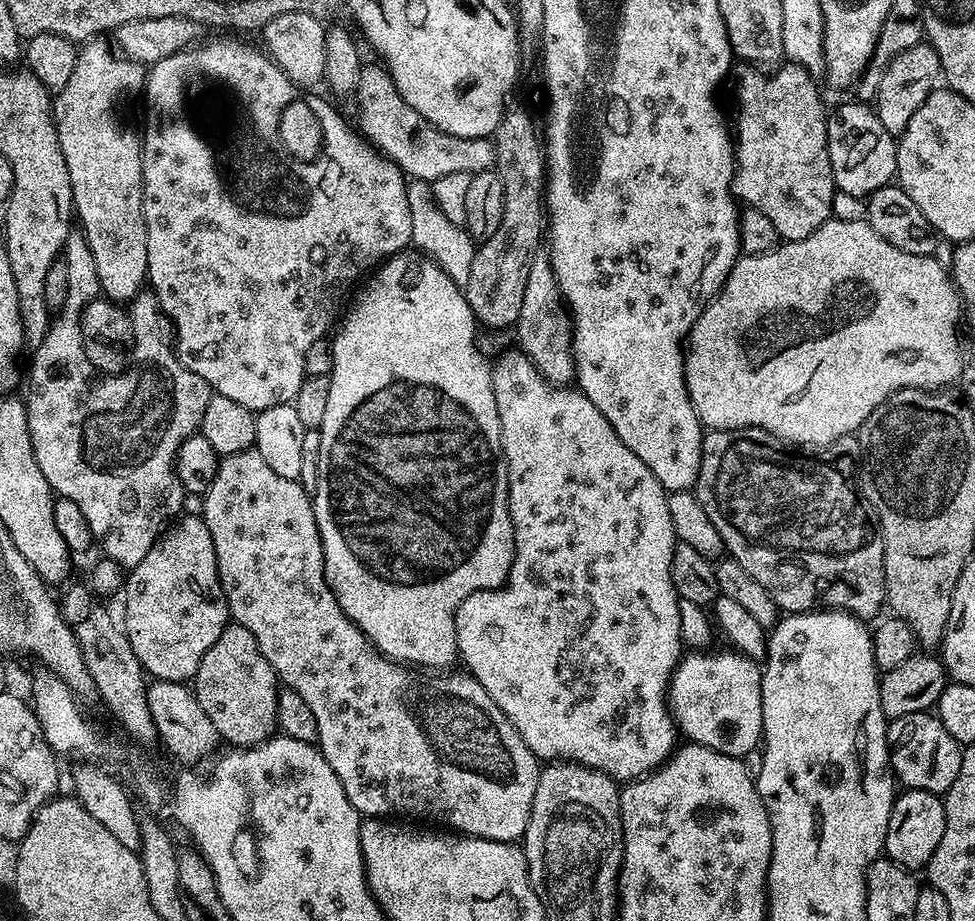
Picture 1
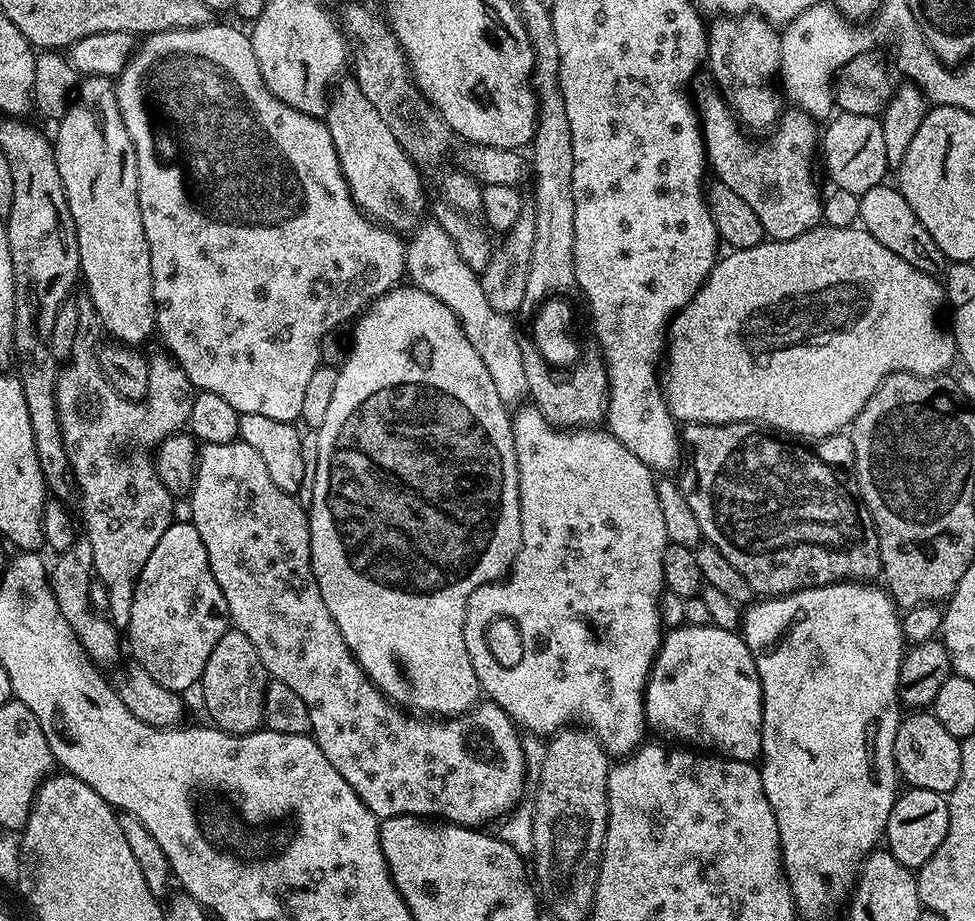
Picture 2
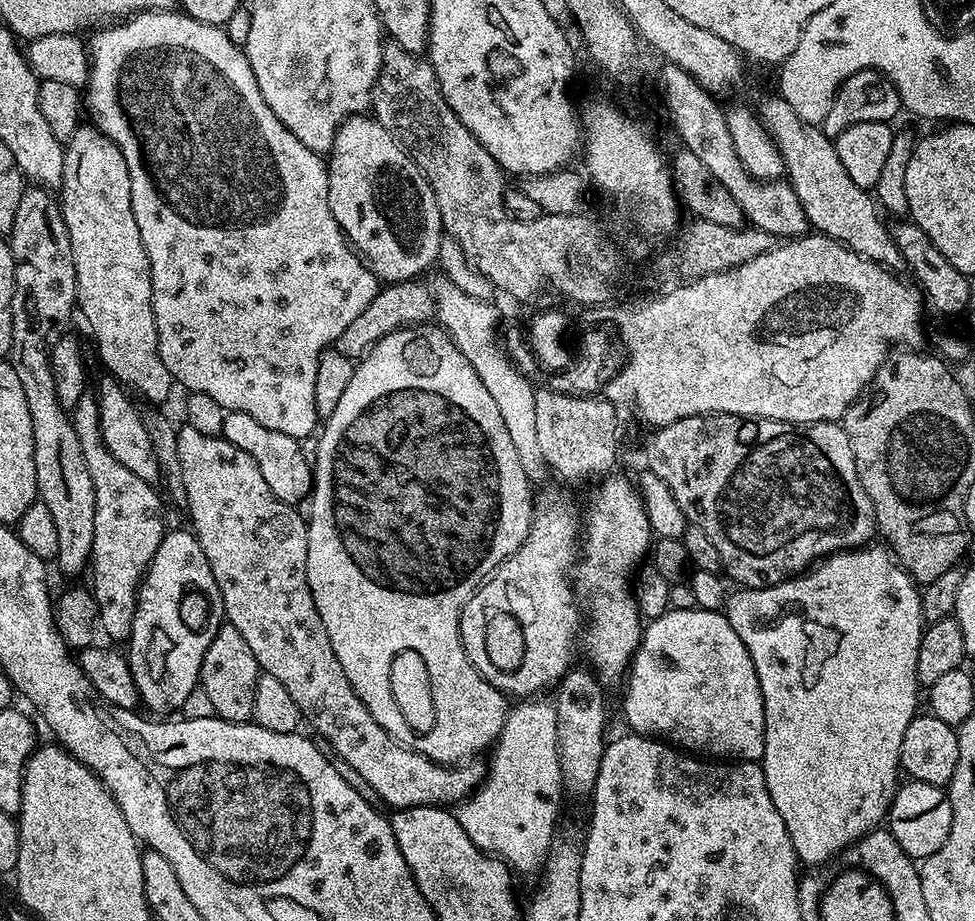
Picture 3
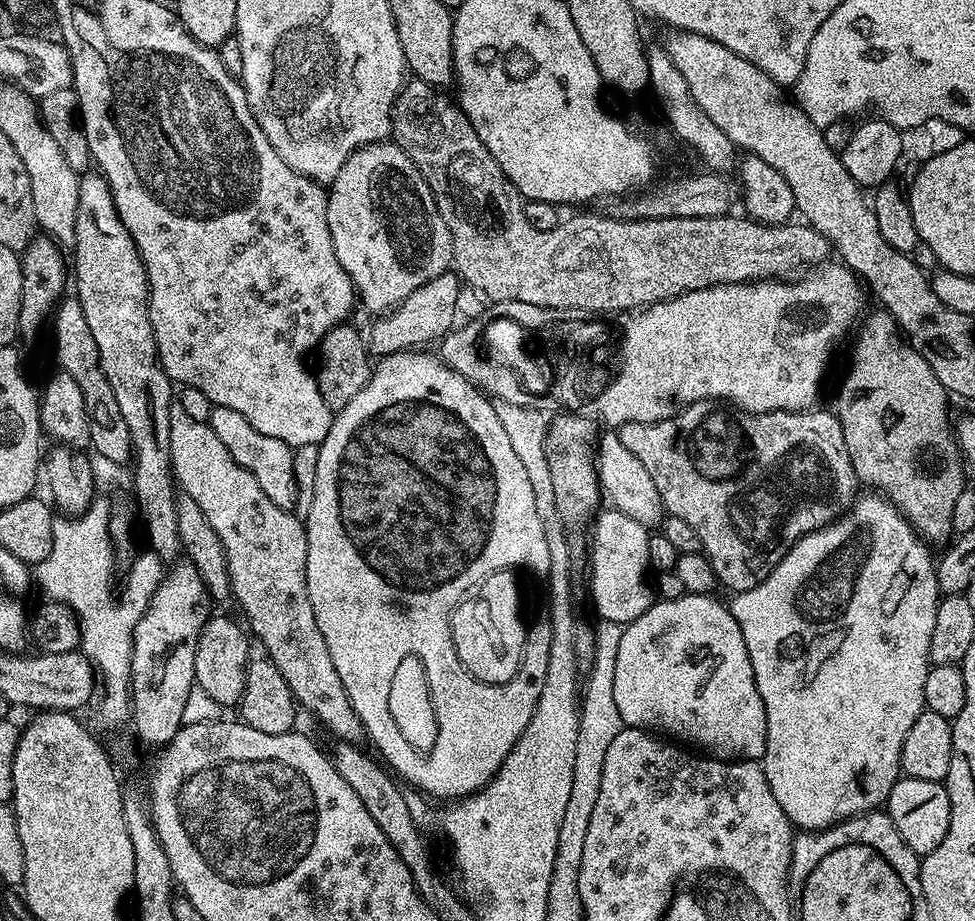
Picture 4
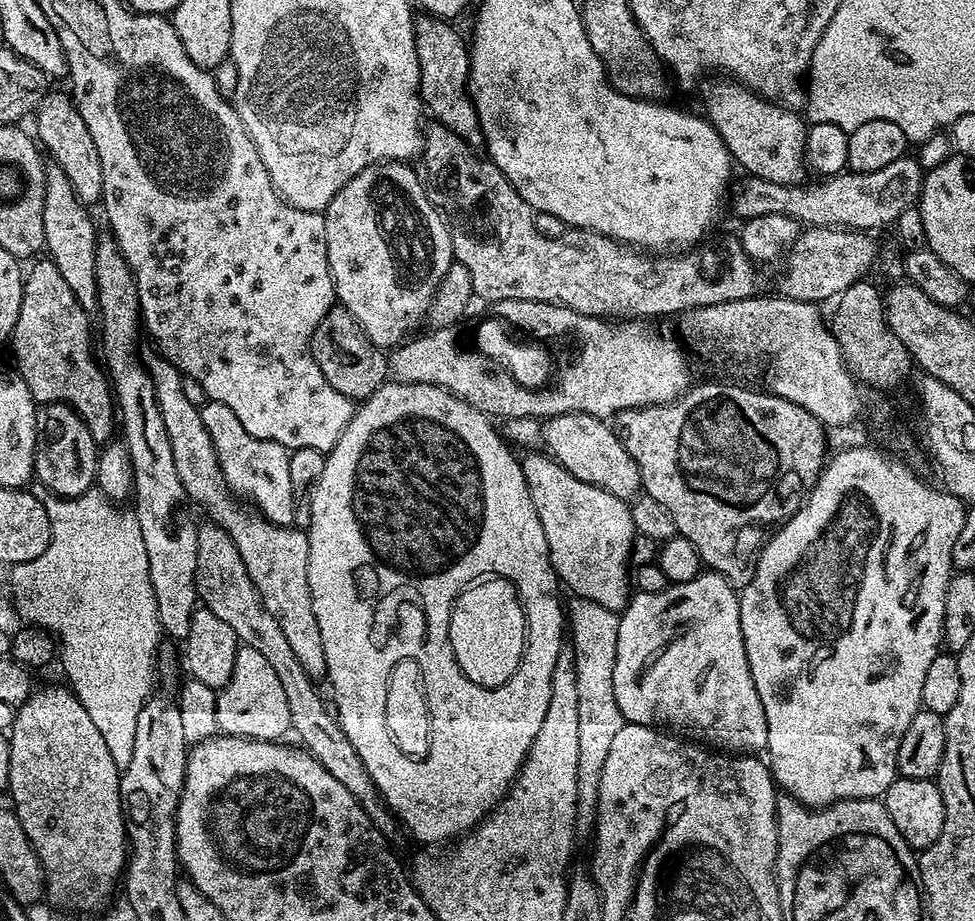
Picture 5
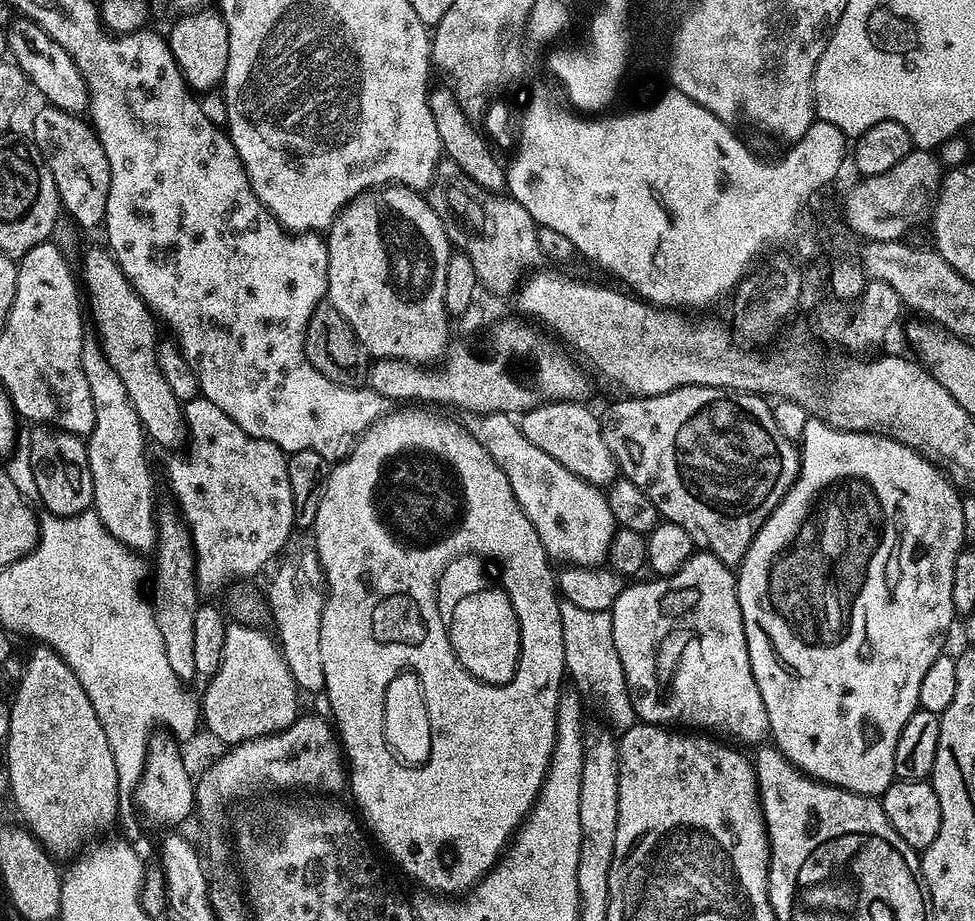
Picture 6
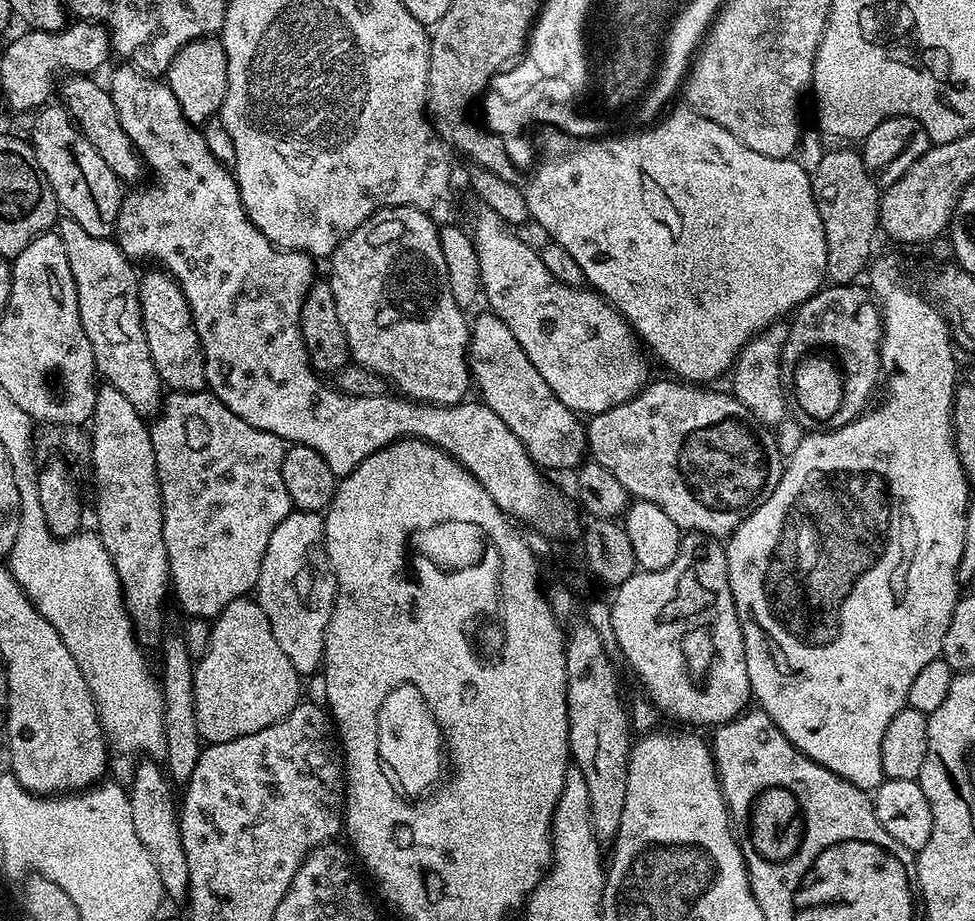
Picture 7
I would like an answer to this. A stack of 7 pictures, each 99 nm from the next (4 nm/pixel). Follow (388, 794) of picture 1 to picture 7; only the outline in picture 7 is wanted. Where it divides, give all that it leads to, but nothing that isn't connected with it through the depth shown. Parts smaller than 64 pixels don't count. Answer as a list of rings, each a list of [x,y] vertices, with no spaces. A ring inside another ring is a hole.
[[[61,219],[58,231],[62,246],[66,246],[66,258],[70,262],[70,274],[74,274],[74,286],[78,294],[78,314],[86,338],[90,338],[90,350],[94,350],[96,371],[105,385],[112,385],[134,406],[143,418],[159,413],[166,389],[160,383],[158,370],[154,370],[154,358],[150,358],[150,342],[146,342],[146,330],[140,313],[140,281],[133,261],[116,245],[112,238],[94,238],[86,234],[78,222]]]

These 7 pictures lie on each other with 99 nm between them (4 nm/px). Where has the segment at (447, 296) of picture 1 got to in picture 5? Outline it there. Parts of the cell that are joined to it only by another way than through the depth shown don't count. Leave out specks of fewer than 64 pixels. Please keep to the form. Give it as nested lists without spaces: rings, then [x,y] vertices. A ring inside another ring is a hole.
[[[385,382],[370,399],[363,401],[353,411],[352,418],[346,430],[342,430],[342,438],[338,438],[338,442],[327,453],[324,458],[324,469],[322,470],[322,478],[318,478],[316,489],[312,492],[312,513],[310,514],[310,522],[307,526],[308,533],[308,581],[310,582],[310,594],[312,595],[312,609],[314,610],[314,618],[318,618],[318,630],[322,634],[322,650],[326,650],[326,680],[332,683],[332,700],[334,705],[334,715],[340,724],[341,730],[346,734],[346,738],[350,738],[350,746],[354,746],[354,750],[358,750],[358,758],[362,758],[362,766],[366,766],[366,774],[370,774],[370,778],[374,782],[374,786],[378,786],[380,797],[386,801],[388,808],[392,811],[397,821],[417,840],[420,844],[440,844],[443,840],[455,841],[461,834],[467,834],[508,795],[508,789],[516,780],[516,775],[520,773],[520,767],[524,765],[524,759],[528,757],[530,746],[534,746],[534,738],[538,738],[538,730],[542,730],[542,718],[546,718],[546,706],[550,706],[550,682],[554,682],[554,665],[558,663],[558,654],[566,646],[566,608],[561,602],[560,592],[562,593],[562,585],[556,575],[556,571],[552,569],[552,563],[548,557],[548,547],[546,546],[546,534],[542,534],[542,522],[538,518],[538,510],[534,510],[534,502],[530,498],[530,490],[528,483],[524,477],[524,465],[511,452],[509,441],[503,435],[496,433],[493,421],[485,412],[480,412],[474,406],[470,406],[462,398],[458,398],[454,394],[447,392],[445,388],[439,388],[433,384],[401,384],[399,382]],[[481,578],[499,578],[501,580],[511,580],[515,583],[516,594],[520,597],[524,605],[524,618],[526,621],[526,643],[522,649],[520,665],[514,675],[508,679],[507,684],[498,686],[497,688],[483,688],[474,682],[470,682],[470,678],[466,678],[466,674],[462,674],[462,670],[458,666],[458,662],[454,658],[454,654],[448,646],[448,619],[452,616],[452,605],[455,604],[457,597],[461,591],[469,587],[470,582],[479,581]],[[403,660],[413,660],[418,662],[418,666],[422,670],[422,678],[424,679],[424,693],[428,696],[428,713],[432,719],[432,741],[430,742],[430,750],[427,756],[423,758],[413,758],[402,754],[402,750],[398,750],[398,746],[394,742],[394,738],[390,734],[390,730],[386,726],[386,682],[390,678],[390,670],[394,670],[394,666]]]

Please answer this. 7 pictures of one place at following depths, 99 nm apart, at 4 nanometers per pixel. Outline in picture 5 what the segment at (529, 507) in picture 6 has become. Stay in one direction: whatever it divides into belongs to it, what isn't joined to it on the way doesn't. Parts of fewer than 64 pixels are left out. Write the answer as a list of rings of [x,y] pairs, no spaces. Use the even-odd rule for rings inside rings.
[[[540,450],[529,451],[532,453],[526,458],[523,457],[522,463],[534,510],[538,510],[538,518],[542,522],[542,534],[546,534],[552,569],[556,571],[561,585],[567,591],[568,588],[572,591],[570,593],[573,597],[592,599],[610,611],[623,612],[630,599],[628,568],[630,569],[632,559],[632,544],[638,535],[629,501],[619,500],[617,496],[598,486],[574,478],[551,455],[536,451]]]

